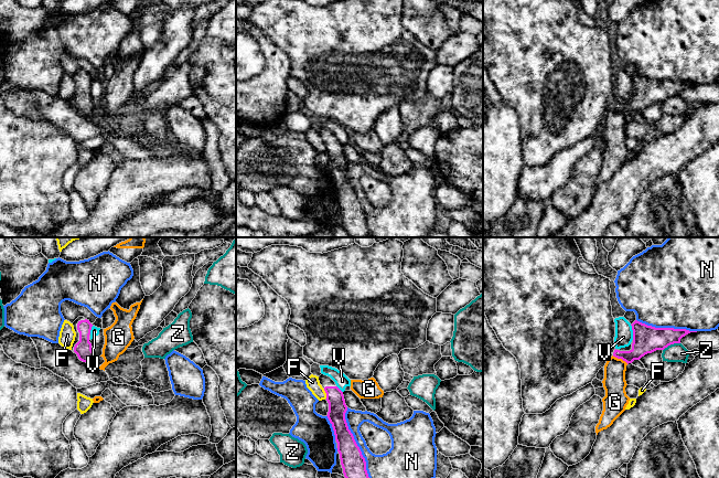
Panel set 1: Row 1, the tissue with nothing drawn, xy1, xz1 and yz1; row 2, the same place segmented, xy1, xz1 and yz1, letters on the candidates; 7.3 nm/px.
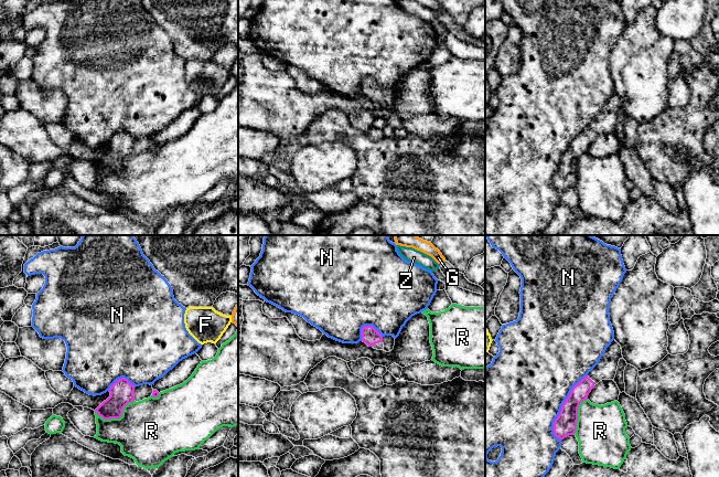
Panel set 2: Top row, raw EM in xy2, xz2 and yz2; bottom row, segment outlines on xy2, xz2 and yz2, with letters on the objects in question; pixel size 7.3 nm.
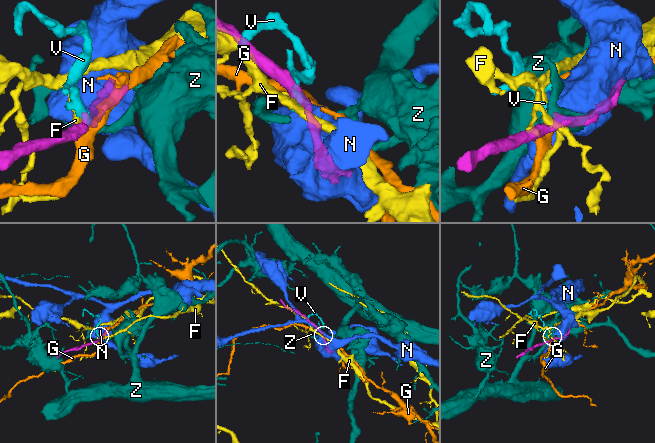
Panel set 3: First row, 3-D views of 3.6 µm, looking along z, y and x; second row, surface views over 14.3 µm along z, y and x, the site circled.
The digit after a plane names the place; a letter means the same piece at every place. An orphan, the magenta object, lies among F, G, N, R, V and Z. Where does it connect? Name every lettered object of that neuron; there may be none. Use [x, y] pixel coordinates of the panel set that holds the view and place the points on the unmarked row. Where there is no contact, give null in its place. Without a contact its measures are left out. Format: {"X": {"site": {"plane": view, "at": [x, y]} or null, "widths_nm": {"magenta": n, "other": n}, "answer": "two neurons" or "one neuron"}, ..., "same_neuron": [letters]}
{"F": {"site": {"plane": "xz1", "at": [325, 145]}, "widths_nm": {"magenta": 130, "other": 100}, "answer": "two neurons"}, "G": {"site": {"plane": "yz1", "at": [620, 110]}, "widths_nm": {"magenta": 200, "other": 170}, "answer": "two neurons"}, "N": {"site": {"plane": "xz1", "at": [357, 199]}, "widths_nm": {"magenta": 180, "other": 220}, "answer": "two neurons"}, "R": {"site": {"plane": "xy2", "at": [117, 170]}, "widths_nm": {"magenta": 180, "other": 440}, "answer": "two neurons"}, "V": {"site": {"plane": "yz1", "at": [633, 85]}, "widths_nm": {"magenta": 200, "other": 130}, "answer": "two neurons"}, "Z": {"site": {"plane": "yz1", "at": [671, 96]}, "widths_nm": {"magenta": 200, "other": 140}, "answer": "two neurons"}, "same_neuron": []}

